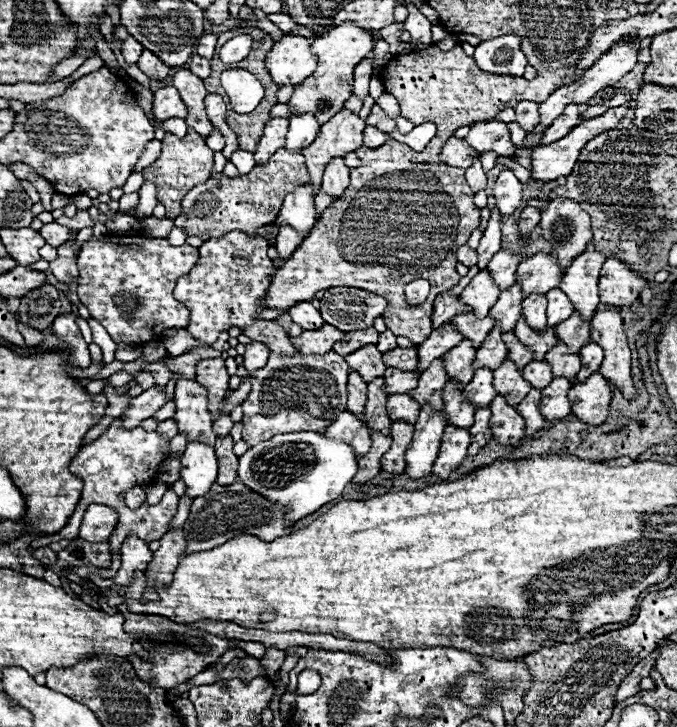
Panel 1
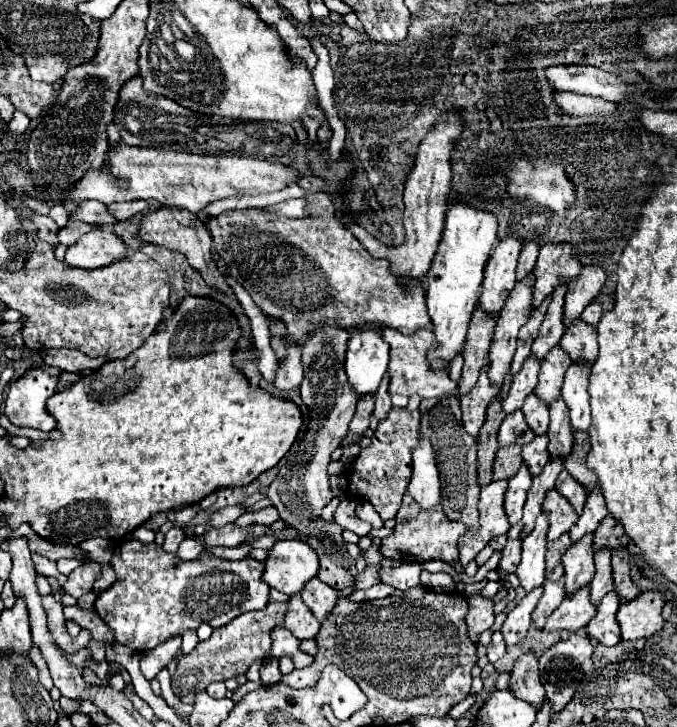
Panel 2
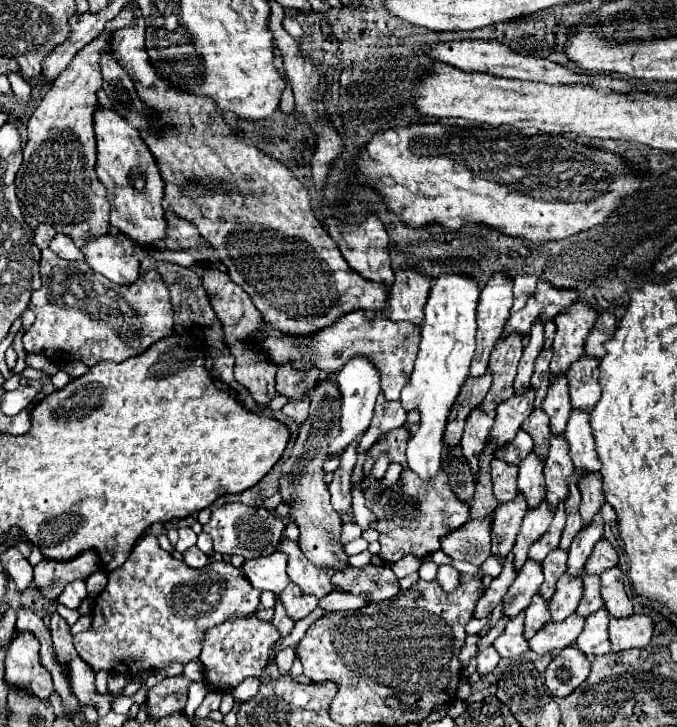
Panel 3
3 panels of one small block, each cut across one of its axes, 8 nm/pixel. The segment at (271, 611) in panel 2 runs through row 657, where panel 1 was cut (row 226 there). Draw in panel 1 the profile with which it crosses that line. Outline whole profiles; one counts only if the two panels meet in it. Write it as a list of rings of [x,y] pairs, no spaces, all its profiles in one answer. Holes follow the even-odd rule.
[[[278,150],[266,164],[254,166],[250,174],[228,178],[224,174],[214,174],[208,182],[194,186],[182,198],[182,212],[188,216],[184,230],[190,236],[220,238],[226,232],[240,230],[246,234],[256,234],[258,228],[272,224],[280,212],[282,200],[288,192],[306,184],[306,166],[304,156],[294,150]]]

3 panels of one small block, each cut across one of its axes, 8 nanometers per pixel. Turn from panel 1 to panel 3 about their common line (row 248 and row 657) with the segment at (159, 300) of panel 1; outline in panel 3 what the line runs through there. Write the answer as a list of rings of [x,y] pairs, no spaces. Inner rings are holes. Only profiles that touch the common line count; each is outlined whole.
[[[146,534],[136,542],[128,560],[108,574],[108,586],[94,602],[92,628],[76,634],[76,652],[94,672],[122,670],[126,674],[132,668],[132,674],[142,674],[150,670],[164,670],[172,662],[188,664],[200,656],[202,640],[210,626],[216,626],[228,618],[248,616],[256,612],[258,604],[260,592],[250,588],[250,582],[242,576],[240,568],[220,560],[206,564],[202,570],[194,570],[182,560],[176,560],[172,554],[164,552],[156,536]]]

